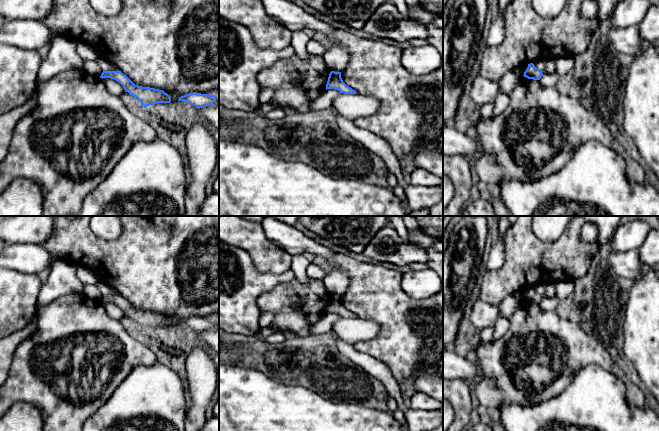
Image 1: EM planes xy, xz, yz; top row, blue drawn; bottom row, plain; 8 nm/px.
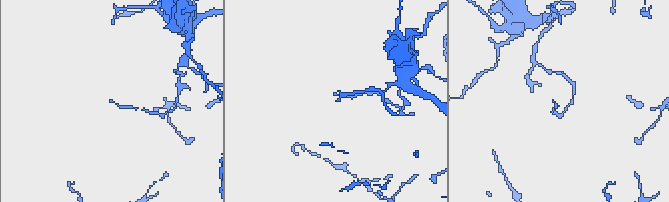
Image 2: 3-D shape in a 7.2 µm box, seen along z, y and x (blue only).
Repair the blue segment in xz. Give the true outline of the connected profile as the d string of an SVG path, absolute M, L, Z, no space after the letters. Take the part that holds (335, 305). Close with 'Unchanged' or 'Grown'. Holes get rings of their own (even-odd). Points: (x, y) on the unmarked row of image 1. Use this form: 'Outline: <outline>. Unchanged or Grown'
Outline: M335 295L330 296L326 308L326 314L327 313L335 313L338 314L340 317L345 318L357 318L355 314L353 314L343 306L341 302L341 296L335 296Z. Unchanged

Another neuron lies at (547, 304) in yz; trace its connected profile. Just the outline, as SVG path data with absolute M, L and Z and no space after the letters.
M555 295L552 298L543 298L540 302L540 307L543 311L553 311L556 310L560 299Z

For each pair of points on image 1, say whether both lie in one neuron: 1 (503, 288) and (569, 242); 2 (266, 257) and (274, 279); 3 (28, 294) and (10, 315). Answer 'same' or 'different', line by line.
1: same
2: different
3: same

